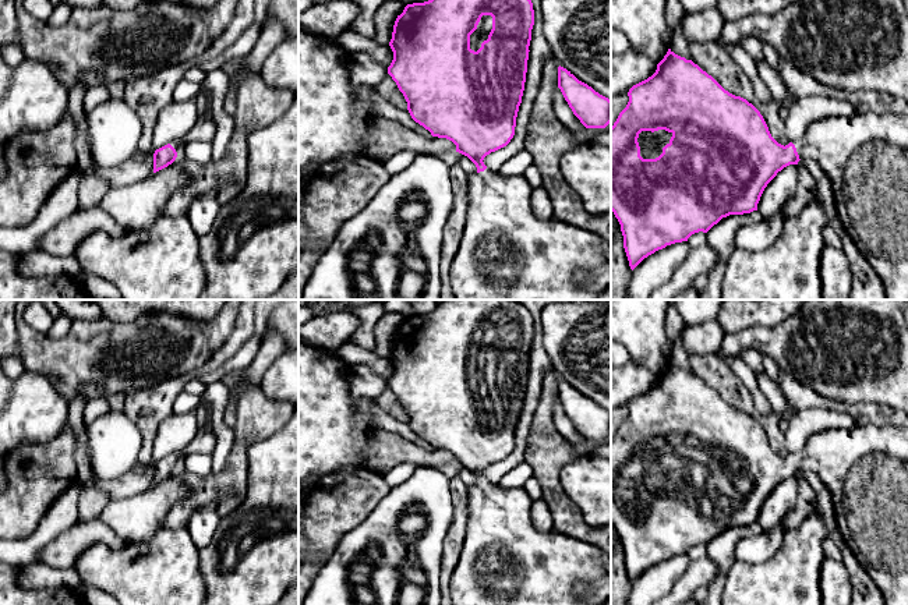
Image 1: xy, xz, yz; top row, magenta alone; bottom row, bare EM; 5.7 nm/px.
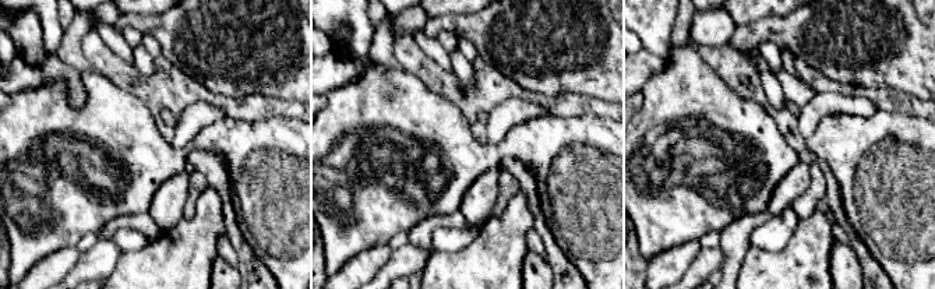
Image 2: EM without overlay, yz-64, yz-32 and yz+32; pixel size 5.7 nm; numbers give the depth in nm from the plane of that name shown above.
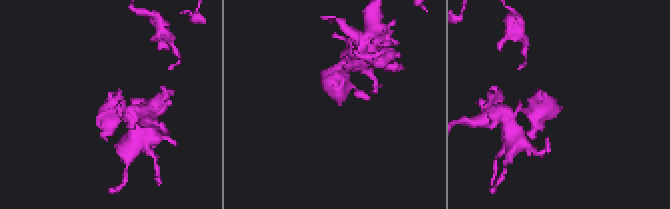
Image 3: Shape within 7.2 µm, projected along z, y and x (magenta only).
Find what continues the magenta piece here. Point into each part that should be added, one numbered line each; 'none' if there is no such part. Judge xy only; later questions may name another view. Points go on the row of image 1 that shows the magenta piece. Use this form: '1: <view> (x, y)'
1: xy (204, 128)

